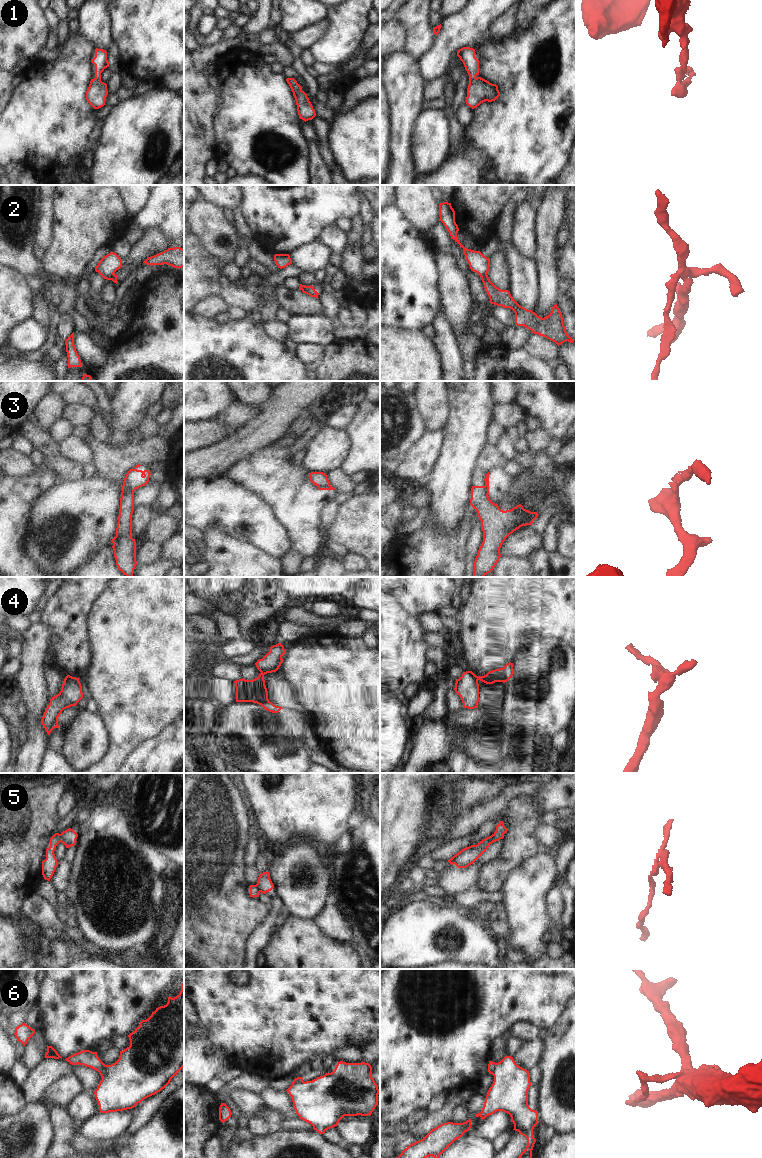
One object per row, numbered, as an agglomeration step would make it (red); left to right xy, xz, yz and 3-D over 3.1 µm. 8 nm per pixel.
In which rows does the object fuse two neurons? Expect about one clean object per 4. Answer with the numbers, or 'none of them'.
2, 3, 4, 5, 6

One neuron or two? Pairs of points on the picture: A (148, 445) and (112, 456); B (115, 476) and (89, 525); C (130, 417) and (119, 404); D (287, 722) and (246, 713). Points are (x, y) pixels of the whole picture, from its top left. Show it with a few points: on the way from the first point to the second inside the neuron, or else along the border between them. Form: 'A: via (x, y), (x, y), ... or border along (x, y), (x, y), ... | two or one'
A: via (139, 453), (121, 456) | one
B: border along (96, 473), (121, 486) | two
C: via (127, 414), (122, 407) | one
D: border along (274, 713), (280, 724), (296, 737) | two

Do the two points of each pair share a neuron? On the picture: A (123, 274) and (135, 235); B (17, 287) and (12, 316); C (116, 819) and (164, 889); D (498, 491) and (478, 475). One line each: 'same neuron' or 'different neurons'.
A: different neurons
B: same neuron
C: same neuron
D: different neurons

